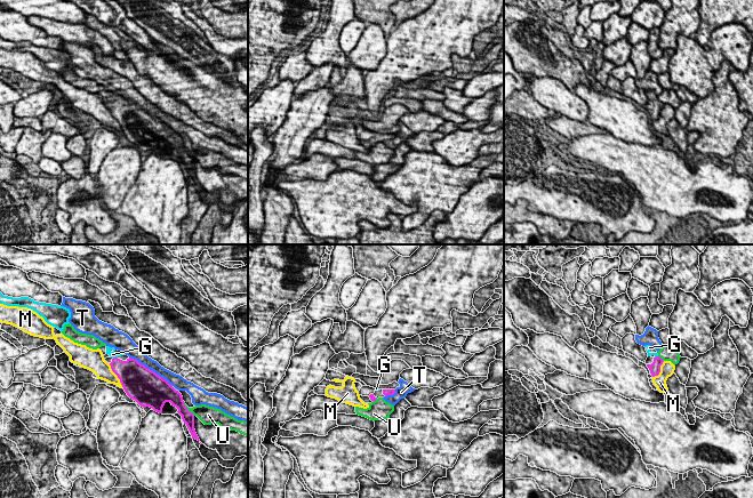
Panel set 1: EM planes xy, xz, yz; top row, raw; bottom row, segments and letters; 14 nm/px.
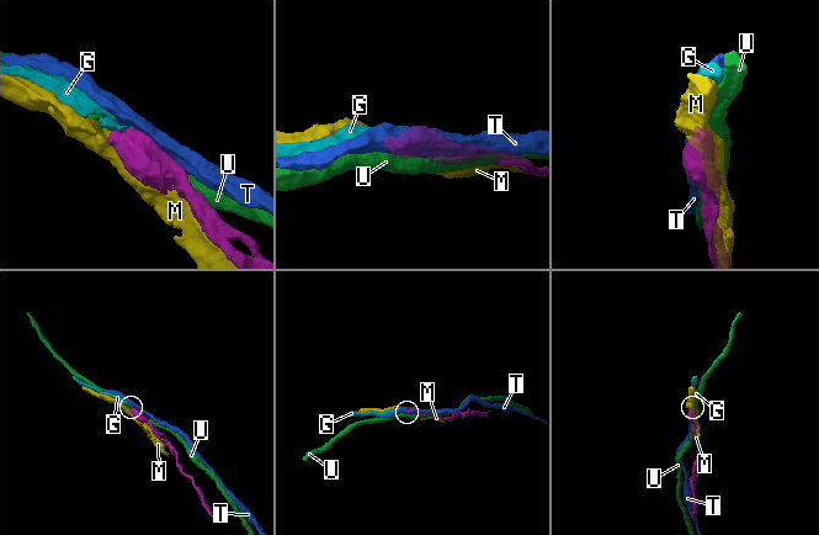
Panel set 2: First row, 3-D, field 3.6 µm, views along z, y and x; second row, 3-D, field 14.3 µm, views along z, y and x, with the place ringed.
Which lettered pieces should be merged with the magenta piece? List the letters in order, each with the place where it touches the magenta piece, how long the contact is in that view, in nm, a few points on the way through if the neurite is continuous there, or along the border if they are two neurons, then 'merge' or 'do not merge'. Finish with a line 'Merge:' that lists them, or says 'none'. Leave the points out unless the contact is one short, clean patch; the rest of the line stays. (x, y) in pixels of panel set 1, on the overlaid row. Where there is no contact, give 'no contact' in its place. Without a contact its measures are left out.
G: xy (115, 358) | 70 nm | across xy (127, 371), (115, 358), (112, 354) | merge
M: xy (117, 375) | 420 nm | do not merge
T: xy (151, 370) | 750 nm | do not merge
U: xy (186, 409) | 260 nm | do not merge
Merge: G

